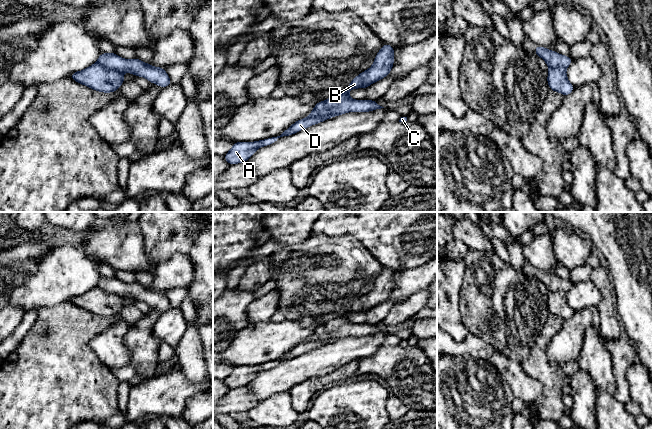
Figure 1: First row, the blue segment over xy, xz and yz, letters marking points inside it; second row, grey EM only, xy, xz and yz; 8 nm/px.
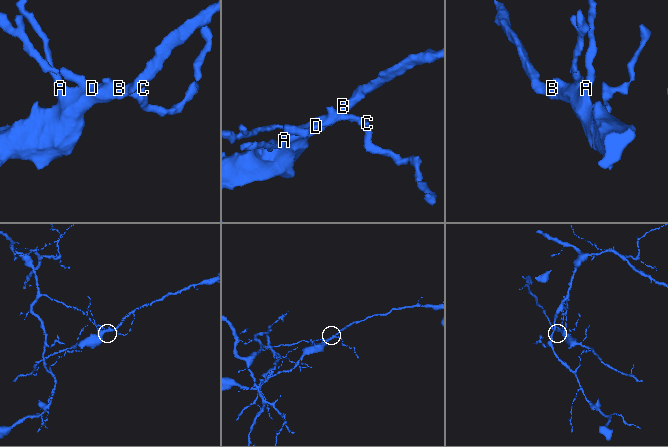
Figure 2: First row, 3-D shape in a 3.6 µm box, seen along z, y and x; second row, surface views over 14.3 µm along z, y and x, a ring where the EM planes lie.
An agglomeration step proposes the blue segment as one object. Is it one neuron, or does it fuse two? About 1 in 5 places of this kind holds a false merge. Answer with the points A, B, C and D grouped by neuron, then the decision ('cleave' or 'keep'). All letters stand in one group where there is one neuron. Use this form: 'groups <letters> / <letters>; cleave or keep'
groups A B / C D; cleave

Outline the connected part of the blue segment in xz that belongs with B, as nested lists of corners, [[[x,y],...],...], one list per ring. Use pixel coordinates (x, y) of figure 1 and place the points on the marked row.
[[[383,44],[380,51],[377,52],[373,65],[364,72],[356,76],[343,92],[349,96],[349,91],[352,89],[363,88],[366,89],[371,84],[385,78],[389,75],[394,64],[395,49],[389,44]]]

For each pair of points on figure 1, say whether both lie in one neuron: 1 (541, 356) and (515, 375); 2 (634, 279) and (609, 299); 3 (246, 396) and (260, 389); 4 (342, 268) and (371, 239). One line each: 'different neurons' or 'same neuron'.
1: different neurons
2: different neurons
3: different neurons
4: different neurons

